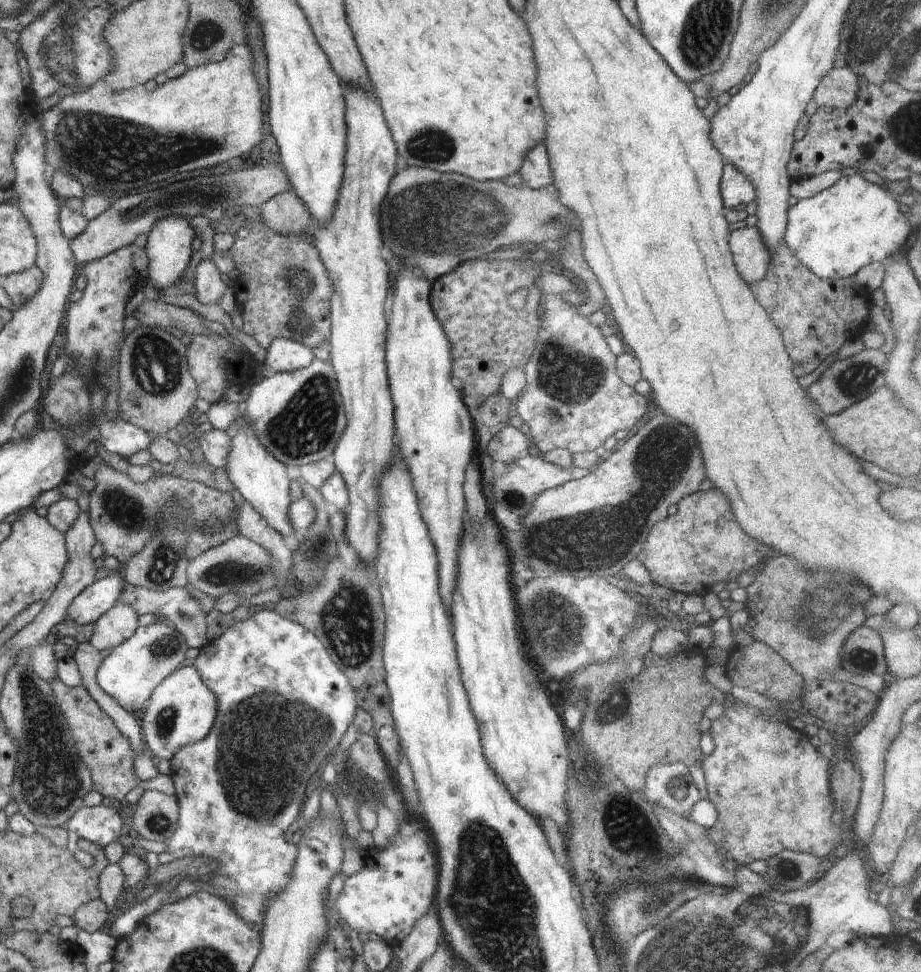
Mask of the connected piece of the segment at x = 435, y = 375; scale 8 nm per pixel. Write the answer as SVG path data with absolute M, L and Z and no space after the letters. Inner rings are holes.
M409 269L404 270L394 284L394 292L388 294L388 298L392 300L392 319L387 327L387 339L385 342L385 359L387 375L389 378L390 394L392 395L392 402L394 405L394 420L395 420L395 434L397 454L403 459L407 471L411 478L411 487L414 489L415 495L418 499L418 506L422 520L428 527L430 540L434 543L434 548L438 559L438 582L439 582L439 593L442 602L446 604L446 608L450 610L450 604L452 604L452 596L454 596L454 590L458 584L459 577L459 550L463 541L463 535L465 534L466 526L466 500L464 499L464 479L466 478L466 468L469 467L470 461L473 458L476 444L476 430L473 426L472 417L469 415L469 410L463 401L460 390L456 389L450 382L451 370L453 360L451 357L451 346L448 336L443 331L441 322L437 319L437 316L432 310L431 304L429 303L429 294L431 291L431 284L427 281L427 278L422 279L414 277L412 271Z

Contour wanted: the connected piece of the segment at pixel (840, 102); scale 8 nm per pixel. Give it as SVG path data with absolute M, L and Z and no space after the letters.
M832 67L820 80L812 100L819 105L845 109L859 97L859 78L848 67Z

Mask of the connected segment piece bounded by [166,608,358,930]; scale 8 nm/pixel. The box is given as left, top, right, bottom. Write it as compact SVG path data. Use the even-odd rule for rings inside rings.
M256 609L256 613L245 622L236 622L224 634L214 640L208 640L201 646L199 654L192 665L197 668L205 685L214 693L217 700L217 715L208 736L197 743L179 748L171 760L171 778L174 782L175 797L179 804L179 819L176 832L168 839L168 851L172 854L207 854L209 861L216 862L217 877L210 881L215 888L215 895L226 899L238 913L238 916L249 920L261 930L261 914L265 911L267 900L277 895L288 880L297 853L296 845L284 840L283 834L288 826L296 820L302 802L305 802L310 788L324 763L333 758L338 743L346 732L348 725L356 715L356 697L354 689L347 681L346 675L332 662L323 644L300 624L280 616L276 611Z

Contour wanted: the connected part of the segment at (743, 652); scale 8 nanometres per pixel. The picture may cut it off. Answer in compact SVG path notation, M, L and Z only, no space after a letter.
M756 641L748 647L732 646L725 672L733 685L743 685L761 693L772 702L788 702L801 698L803 676L796 672L773 648Z

